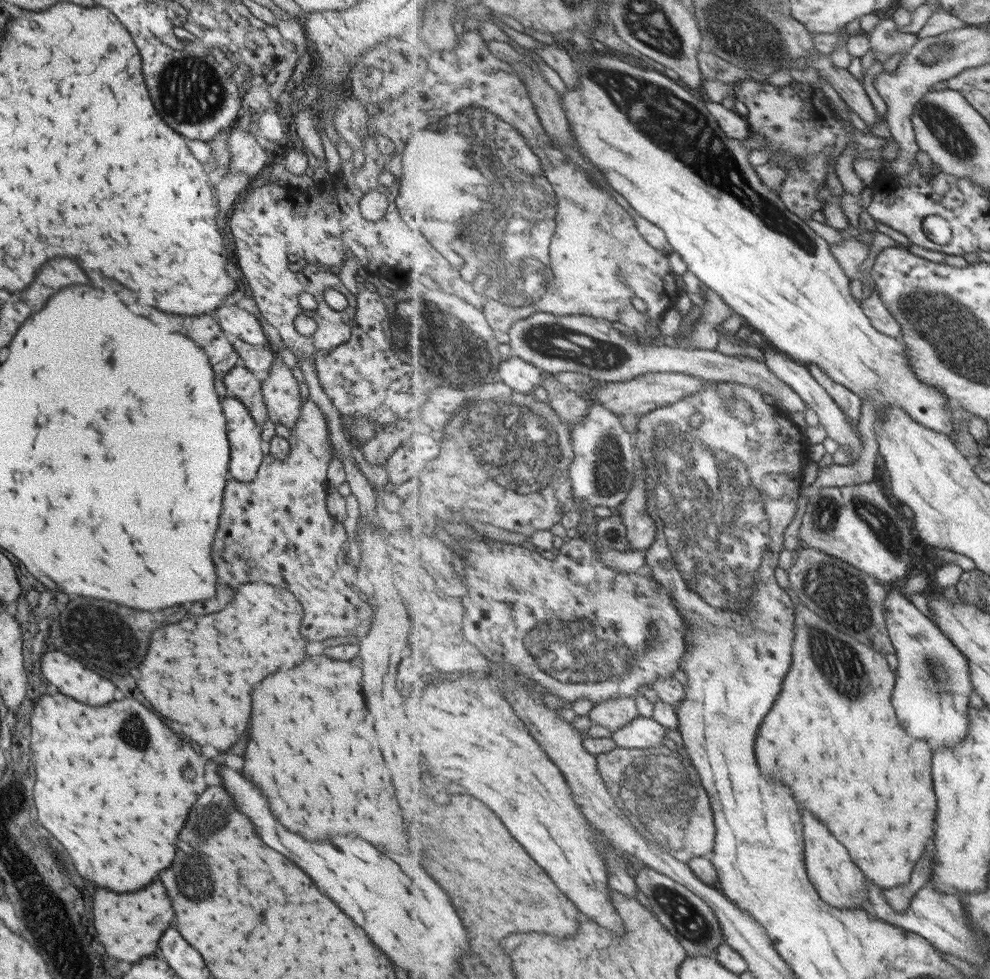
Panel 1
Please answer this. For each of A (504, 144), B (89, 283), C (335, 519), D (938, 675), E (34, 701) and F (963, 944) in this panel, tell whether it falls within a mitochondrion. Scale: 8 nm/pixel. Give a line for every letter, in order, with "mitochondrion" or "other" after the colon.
A: mitochondrion
B: other
C: other
D: mitochondrion
E: other
F: other

